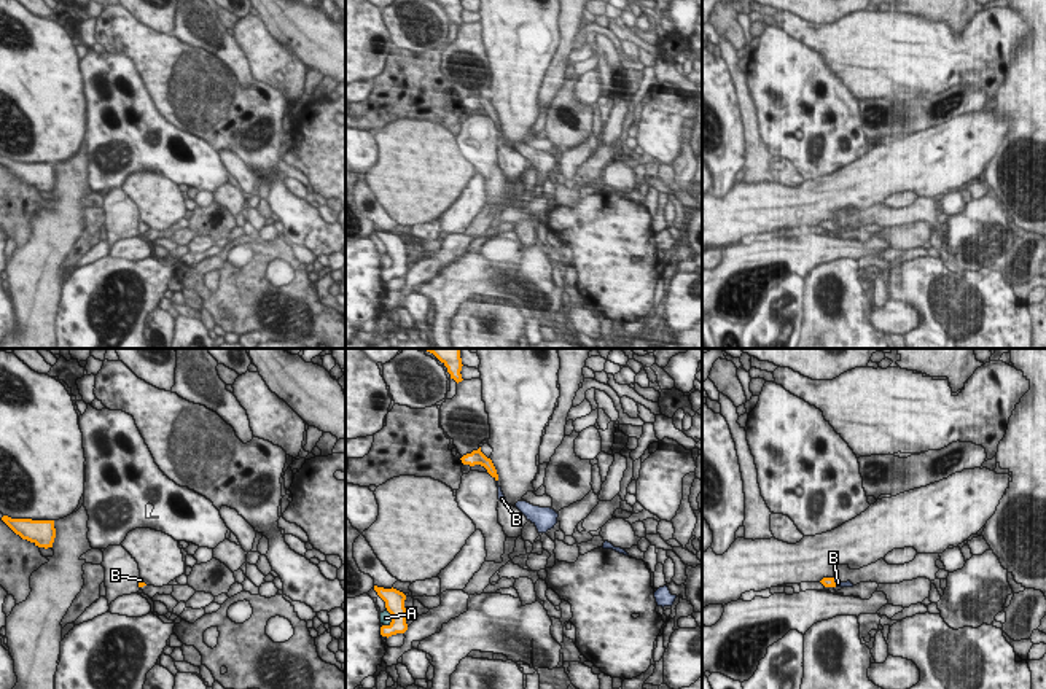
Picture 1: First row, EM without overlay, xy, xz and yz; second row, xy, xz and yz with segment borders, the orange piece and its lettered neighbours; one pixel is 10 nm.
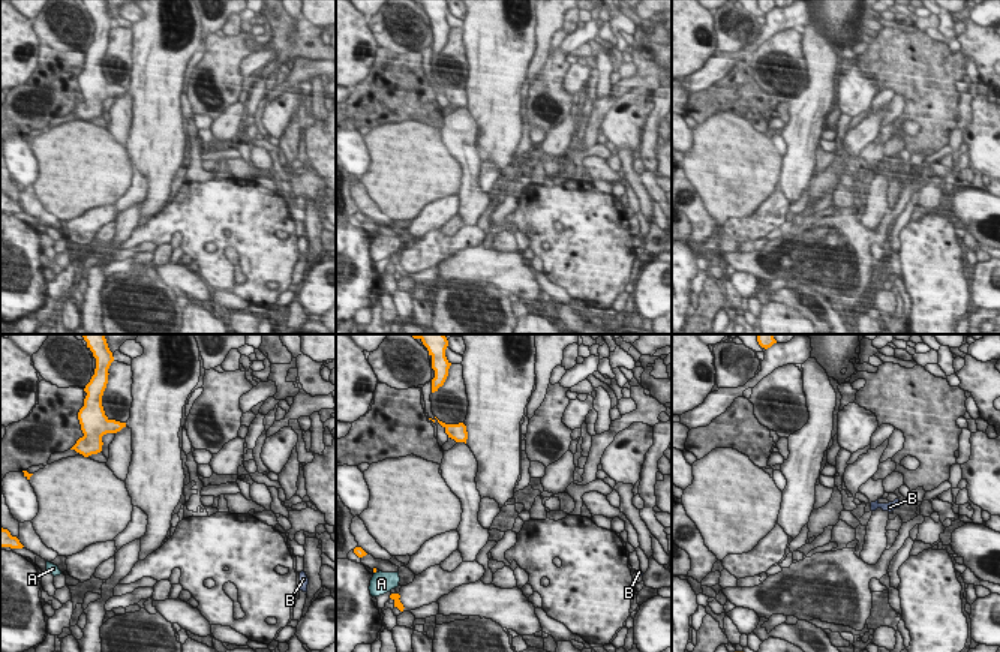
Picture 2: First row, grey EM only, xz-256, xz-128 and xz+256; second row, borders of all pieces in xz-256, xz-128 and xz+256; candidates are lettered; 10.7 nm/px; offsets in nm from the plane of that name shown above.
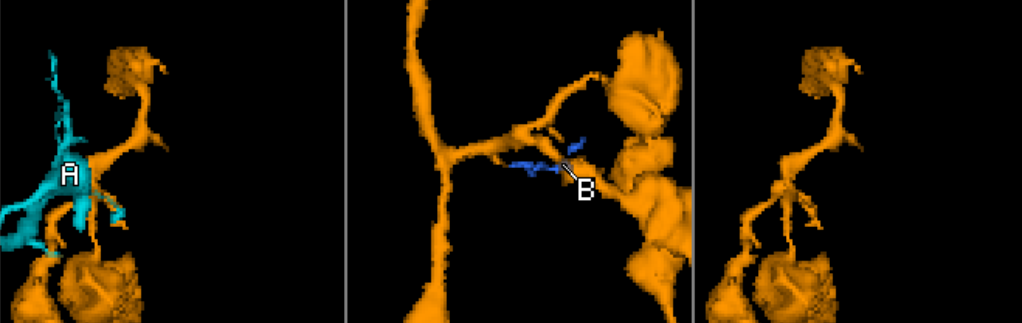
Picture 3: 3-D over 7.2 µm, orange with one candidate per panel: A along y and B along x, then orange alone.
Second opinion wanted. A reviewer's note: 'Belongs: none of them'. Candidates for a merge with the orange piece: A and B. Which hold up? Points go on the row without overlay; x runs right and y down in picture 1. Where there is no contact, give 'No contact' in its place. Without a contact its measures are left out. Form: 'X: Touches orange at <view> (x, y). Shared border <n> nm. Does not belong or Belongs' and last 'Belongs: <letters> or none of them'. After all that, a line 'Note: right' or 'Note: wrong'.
A: Touches orange at xz (392, 261). Shared border 180 nm. Does not belong
B: Touches orange at yz (835, 226). Shared border 70 nm. Belongs
Belongs: B.
Note: wrong

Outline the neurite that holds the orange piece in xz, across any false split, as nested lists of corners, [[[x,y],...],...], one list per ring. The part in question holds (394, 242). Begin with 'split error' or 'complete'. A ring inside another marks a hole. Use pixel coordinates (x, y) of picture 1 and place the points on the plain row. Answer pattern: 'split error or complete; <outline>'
complete; [[[374,229],[374,234],[385,245],[385,251],[392,258],[392,266],[381,271],[381,278],[388,282],[396,277],[404,277],[408,274],[404,251],[406,239],[393,231],[384,232]]]

